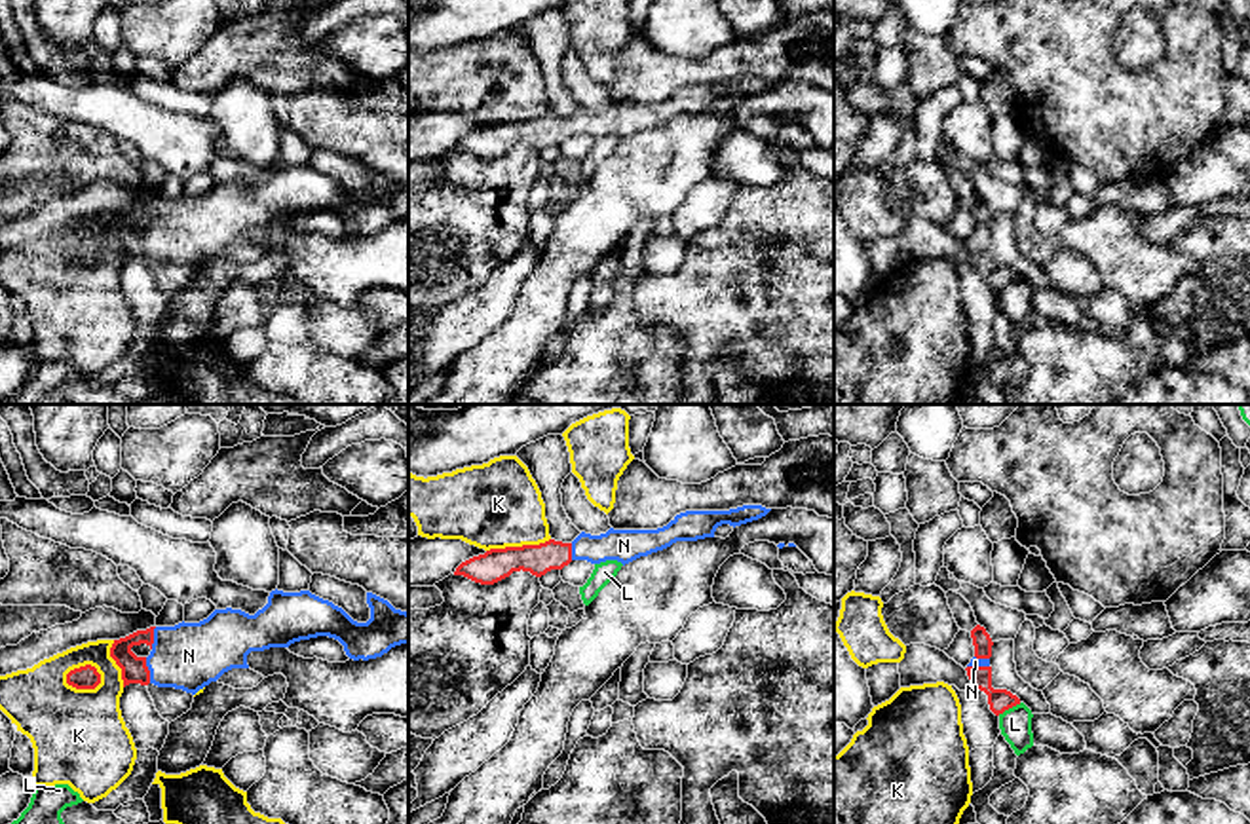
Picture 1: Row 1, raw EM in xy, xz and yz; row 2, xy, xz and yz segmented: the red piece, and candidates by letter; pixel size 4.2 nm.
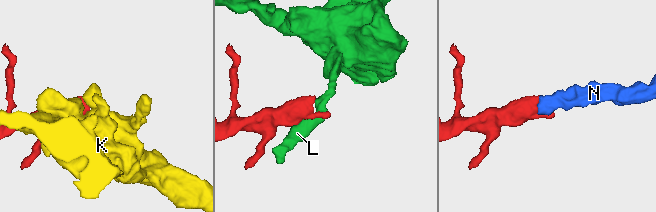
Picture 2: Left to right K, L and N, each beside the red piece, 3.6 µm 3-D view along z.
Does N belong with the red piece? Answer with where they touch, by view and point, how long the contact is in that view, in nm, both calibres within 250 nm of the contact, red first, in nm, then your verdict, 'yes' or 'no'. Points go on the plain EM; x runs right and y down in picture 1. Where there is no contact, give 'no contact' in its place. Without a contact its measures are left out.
meets red in xy at (149, 245); contact 110 nm long; 110 nm thick on the red side, 280 nm on the other; yes

